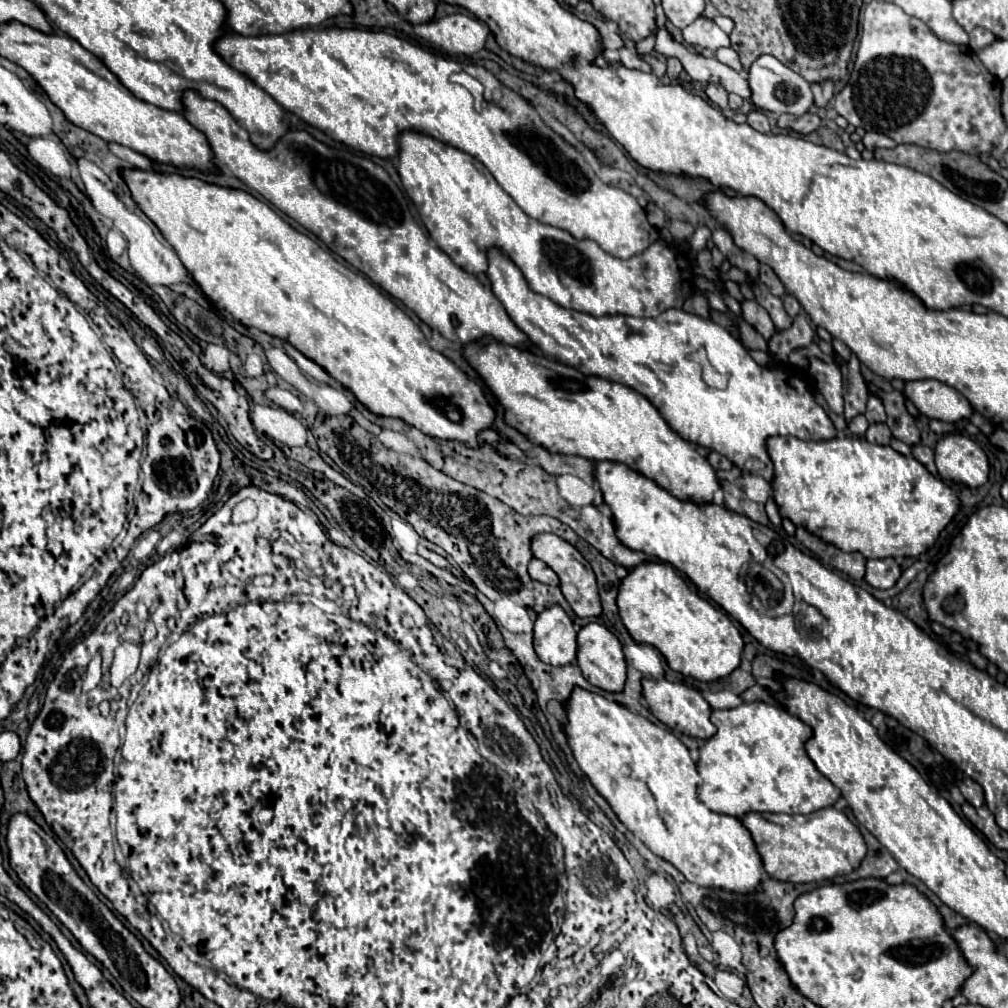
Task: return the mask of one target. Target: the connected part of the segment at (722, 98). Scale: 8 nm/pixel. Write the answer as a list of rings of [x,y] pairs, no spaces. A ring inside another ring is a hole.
[[[707,85],[705,95],[707,95],[707,99],[709,99],[715,107],[727,109],[727,91],[721,89],[721,85]]]

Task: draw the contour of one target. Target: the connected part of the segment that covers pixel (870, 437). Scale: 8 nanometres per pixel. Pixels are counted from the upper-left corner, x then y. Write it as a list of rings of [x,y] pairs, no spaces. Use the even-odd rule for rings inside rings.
[[[885,423],[869,425],[867,435],[865,435],[865,439],[867,439],[869,443],[877,443],[877,445],[889,445],[891,437],[893,437],[893,435],[891,435],[891,431],[889,431],[889,427],[887,427]]]

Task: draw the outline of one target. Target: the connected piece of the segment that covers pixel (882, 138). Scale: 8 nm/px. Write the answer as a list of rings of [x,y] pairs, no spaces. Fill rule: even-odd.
[[[871,131],[871,133],[865,133],[865,135],[863,135],[863,145],[865,145],[865,149],[873,151],[873,149],[877,149],[877,147],[895,147],[897,143],[895,143],[893,139],[889,139],[887,135],[883,135],[883,133]]]

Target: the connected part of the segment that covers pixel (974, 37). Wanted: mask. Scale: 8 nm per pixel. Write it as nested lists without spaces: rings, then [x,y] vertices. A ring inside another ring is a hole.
[[[975,27],[971,33],[969,33],[969,47],[973,51],[981,49],[981,45],[989,45],[989,41],[995,41],[995,35],[989,33],[989,29],[983,29],[983,27]]]

